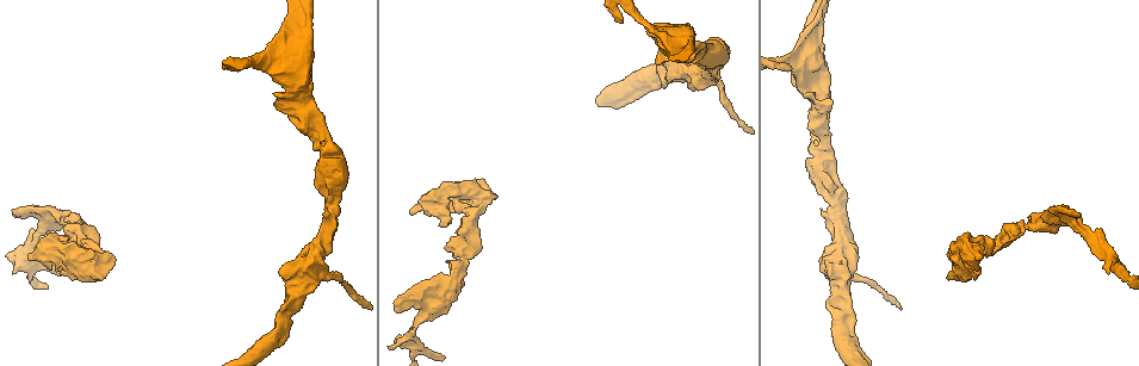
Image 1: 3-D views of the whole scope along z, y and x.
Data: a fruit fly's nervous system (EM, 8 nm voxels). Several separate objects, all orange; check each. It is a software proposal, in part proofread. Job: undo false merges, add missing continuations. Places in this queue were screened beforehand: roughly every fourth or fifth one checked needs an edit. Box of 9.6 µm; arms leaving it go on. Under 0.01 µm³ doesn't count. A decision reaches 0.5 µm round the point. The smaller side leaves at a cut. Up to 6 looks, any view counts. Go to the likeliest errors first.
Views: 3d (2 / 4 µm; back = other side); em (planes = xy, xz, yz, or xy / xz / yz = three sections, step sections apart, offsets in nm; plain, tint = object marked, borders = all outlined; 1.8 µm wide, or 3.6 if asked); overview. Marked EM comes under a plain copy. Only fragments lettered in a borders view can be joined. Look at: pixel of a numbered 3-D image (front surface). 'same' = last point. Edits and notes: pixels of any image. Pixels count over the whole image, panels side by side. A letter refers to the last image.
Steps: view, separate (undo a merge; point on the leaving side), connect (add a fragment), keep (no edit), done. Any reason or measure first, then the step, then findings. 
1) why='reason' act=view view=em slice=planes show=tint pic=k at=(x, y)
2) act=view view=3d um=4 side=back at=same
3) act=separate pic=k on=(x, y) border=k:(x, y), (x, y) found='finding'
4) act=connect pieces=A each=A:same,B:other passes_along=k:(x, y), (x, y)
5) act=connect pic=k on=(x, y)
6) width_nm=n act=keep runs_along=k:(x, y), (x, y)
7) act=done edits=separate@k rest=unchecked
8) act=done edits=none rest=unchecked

why='thick turns thin' act=view view=em um=3.6 slice=xz step=4 show=tint pic=1 at=(703, 54)

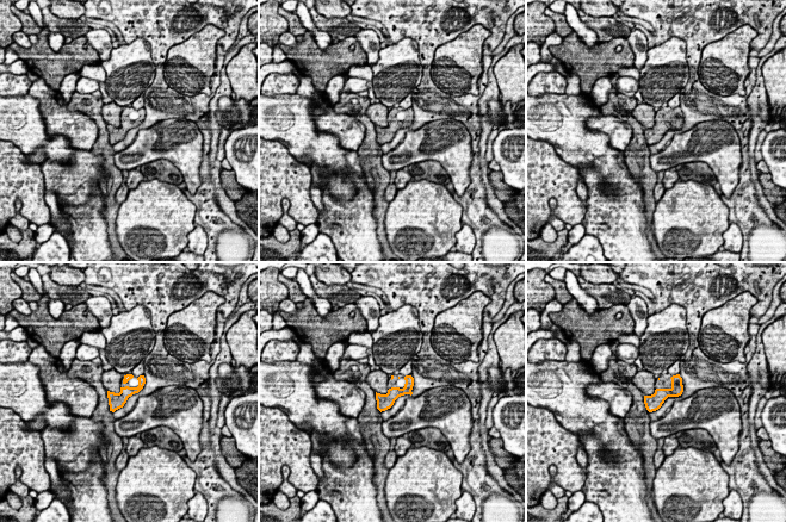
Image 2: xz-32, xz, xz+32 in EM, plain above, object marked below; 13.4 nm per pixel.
act=view view=em um=3.6 slice=xy step=8 show=borders at=same

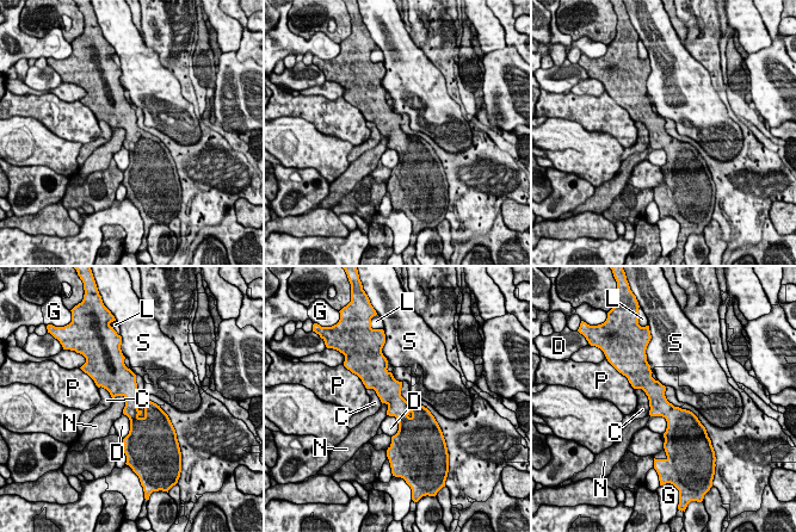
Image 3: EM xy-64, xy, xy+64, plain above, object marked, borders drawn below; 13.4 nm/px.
act=keep each=C:other,D:other,G:other,L:other,N:other,P:other,S:other border=3:(116, 395), (124, 397), (123, 413) found='all the same neuron'

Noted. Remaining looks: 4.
act=view view=3d um=2 pic=1 at=(17, 217)

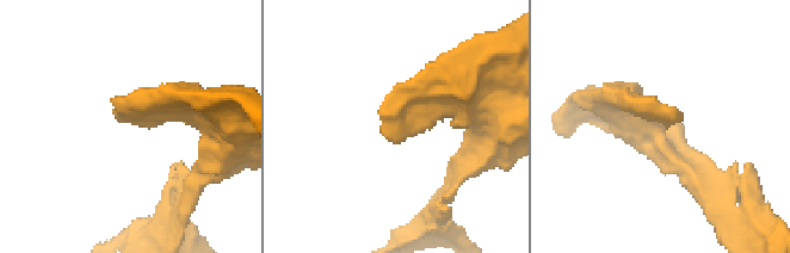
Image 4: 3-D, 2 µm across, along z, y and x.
act=view view=em slice=xz step=8 show=tint pic=4 at=(681, 118)

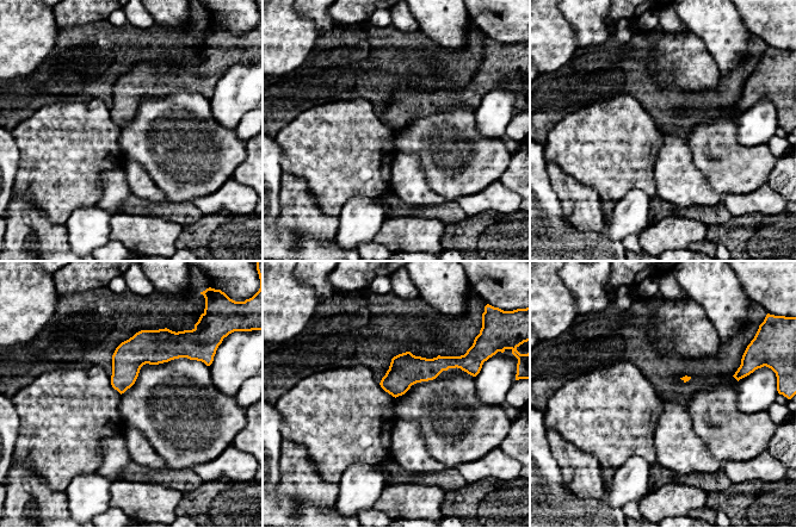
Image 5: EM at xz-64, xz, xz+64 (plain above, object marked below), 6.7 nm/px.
why='cut it another way' act=view view=em slice=planes show=borders at=same

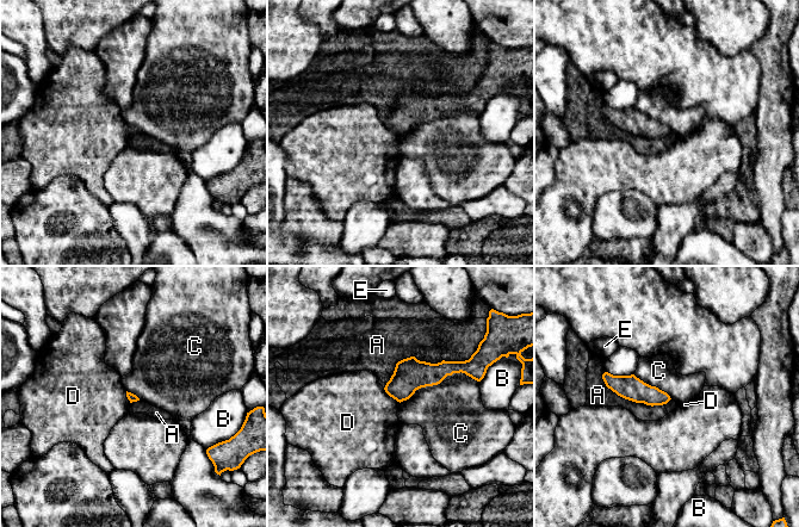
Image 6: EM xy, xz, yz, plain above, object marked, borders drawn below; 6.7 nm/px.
act=keep each=A:other,B:other,C:other,D:other,E:other found='none of them fits'

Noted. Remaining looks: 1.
act=done edits=none rest=unchecked

